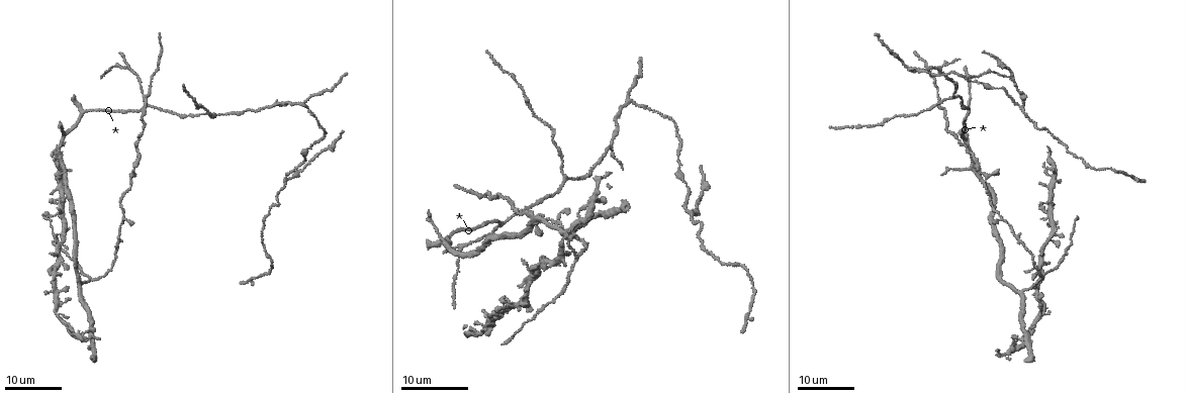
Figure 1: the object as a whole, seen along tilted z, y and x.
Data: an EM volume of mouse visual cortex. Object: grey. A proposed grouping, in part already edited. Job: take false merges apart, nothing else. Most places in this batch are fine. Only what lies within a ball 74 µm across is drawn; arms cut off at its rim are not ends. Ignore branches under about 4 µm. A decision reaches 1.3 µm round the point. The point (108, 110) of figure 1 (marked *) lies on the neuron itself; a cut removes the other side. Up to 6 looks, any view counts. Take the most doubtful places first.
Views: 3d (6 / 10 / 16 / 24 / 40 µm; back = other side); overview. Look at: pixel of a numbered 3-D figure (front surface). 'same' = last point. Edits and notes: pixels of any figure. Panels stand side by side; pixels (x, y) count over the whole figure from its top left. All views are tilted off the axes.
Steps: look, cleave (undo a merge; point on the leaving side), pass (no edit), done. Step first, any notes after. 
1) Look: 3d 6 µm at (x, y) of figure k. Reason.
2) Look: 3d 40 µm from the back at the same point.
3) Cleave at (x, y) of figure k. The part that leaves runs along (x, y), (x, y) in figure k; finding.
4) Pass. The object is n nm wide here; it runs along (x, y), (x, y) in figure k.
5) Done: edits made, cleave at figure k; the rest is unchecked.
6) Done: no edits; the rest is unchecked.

Look: 3d 16 µm at (289, 181) of figure 1. Three-way junction.

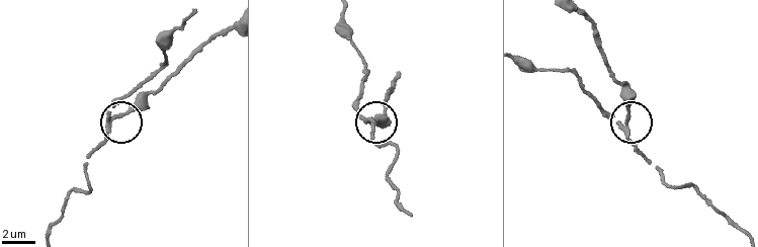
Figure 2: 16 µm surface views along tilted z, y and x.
Look: 3d 6 µm at (116, 117) of figure 2.

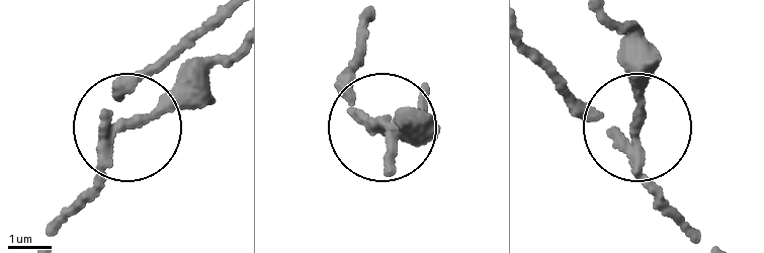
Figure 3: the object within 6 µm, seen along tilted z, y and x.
Cleave at (157, 113) of figure 3. 3 arms meet here; the part that leaves runs along (108, 149), (231, 61) in figure 3; a second neuron is stuck on.

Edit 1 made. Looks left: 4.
Look: overview.

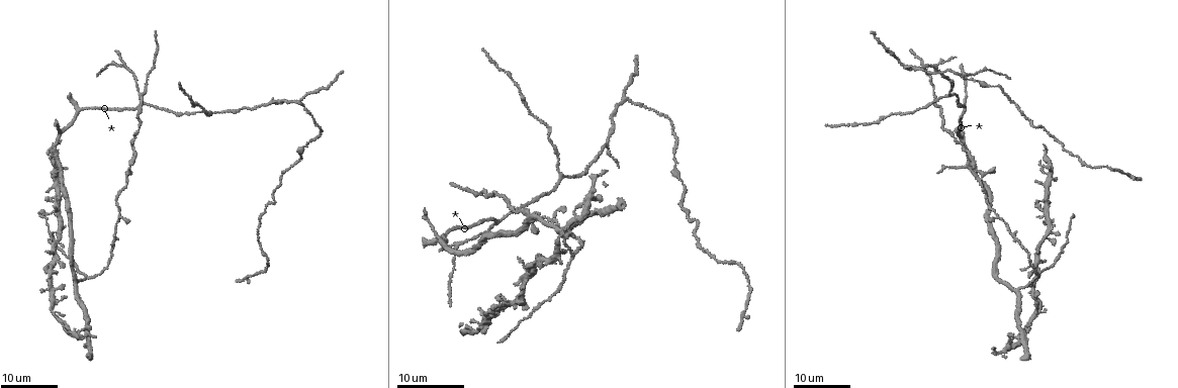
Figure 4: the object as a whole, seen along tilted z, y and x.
Look: 3d 16 µm at (298, 104) of figure 4. Three arms meet.

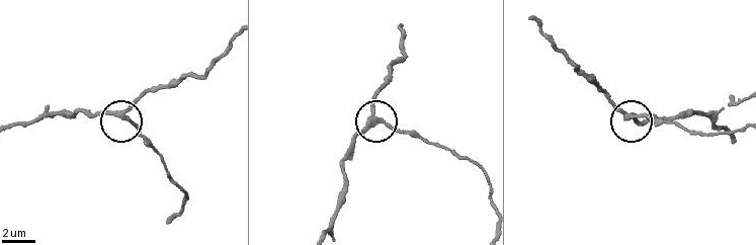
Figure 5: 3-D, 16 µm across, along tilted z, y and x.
Look: 3d 6 µm at (125, 118) of figure 5.

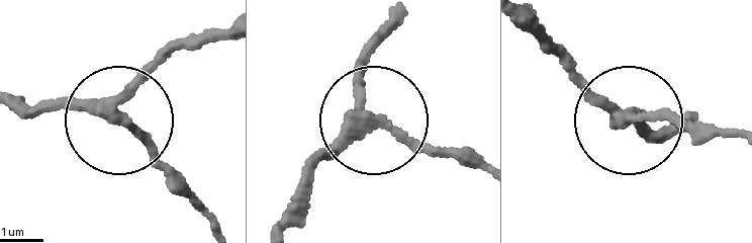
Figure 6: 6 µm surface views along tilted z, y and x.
Pass. The object is 260 nm wide here; one neuron here.

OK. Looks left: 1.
Done: edits made, cleave at figure 3; the rest is unchecked.

